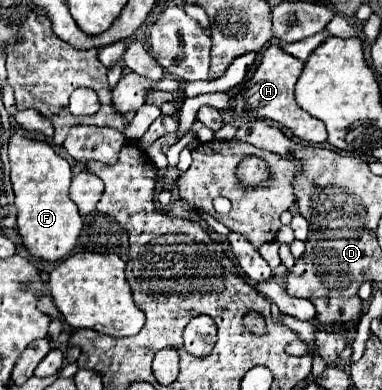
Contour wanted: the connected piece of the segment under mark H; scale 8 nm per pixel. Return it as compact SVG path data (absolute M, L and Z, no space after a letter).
M279 45L267 47L259 67L253 73L253 77L249 81L245 81L243 89L239 89L239 93L233 97L231 111L235 115L249 115L249 117L255 117L255 119L277 121L279 125L291 129L299 139L303 139L307 143L313 143L313 145L325 143L327 141L325 125L319 119L313 119L309 113L305 113L295 103L295 97L293 97L293 87L297 83L297 77L301 75L303 65L305 65L303 61L299 61L293 55L289 55Z

